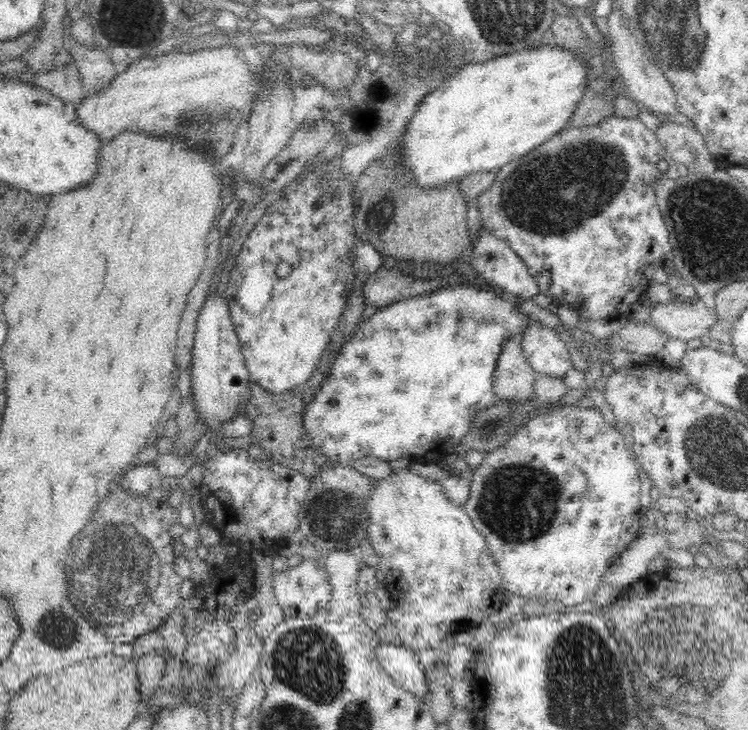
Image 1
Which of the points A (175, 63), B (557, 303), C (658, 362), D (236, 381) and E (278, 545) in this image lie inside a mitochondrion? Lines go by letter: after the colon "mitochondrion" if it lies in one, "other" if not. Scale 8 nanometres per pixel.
A: other
B: other
C: other
D: other
E: other

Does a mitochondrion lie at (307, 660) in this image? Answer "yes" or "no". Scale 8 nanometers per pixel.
yes

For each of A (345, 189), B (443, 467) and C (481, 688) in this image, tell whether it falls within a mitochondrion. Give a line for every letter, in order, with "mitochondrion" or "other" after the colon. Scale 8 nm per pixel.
A: other
B: other
C: other

